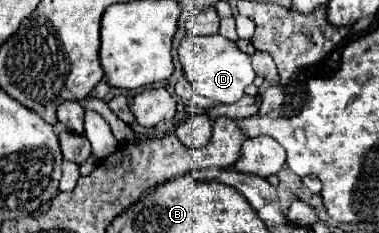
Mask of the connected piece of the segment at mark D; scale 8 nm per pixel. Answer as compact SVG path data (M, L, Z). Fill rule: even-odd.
M206 35L206 37L184 37L178 49L180 63L184 67L184 75L194 87L198 95L204 95L216 103L236 103L244 89L254 81L256 73L250 63L250 55L238 49L238 45L222 35Z

